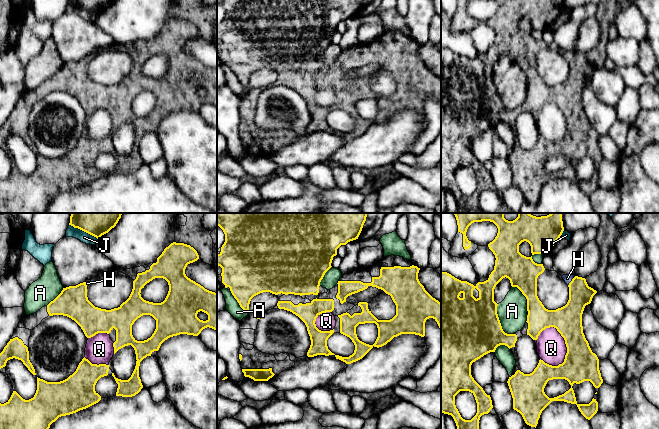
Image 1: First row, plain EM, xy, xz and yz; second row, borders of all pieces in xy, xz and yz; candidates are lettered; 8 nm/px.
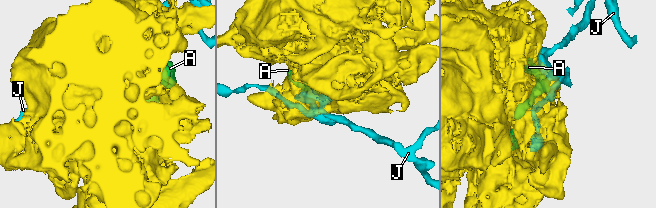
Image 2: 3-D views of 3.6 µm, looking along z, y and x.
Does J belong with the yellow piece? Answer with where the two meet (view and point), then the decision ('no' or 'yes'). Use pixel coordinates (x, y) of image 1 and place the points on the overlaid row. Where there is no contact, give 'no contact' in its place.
meets yellow in xy at (83, 230); no

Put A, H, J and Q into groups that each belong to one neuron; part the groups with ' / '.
A / H Q / J

